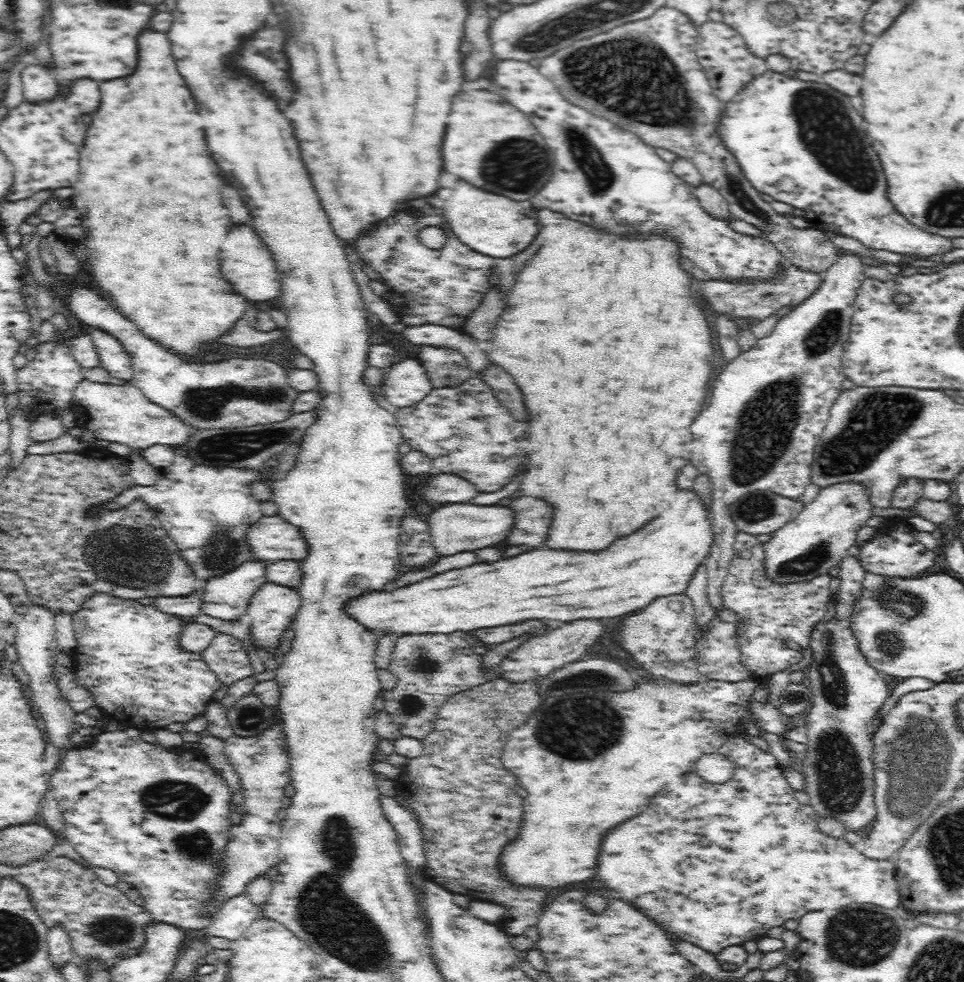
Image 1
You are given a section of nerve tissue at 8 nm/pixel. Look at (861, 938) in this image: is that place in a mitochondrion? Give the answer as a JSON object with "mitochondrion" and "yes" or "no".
{"mitochondrion":"yes"}

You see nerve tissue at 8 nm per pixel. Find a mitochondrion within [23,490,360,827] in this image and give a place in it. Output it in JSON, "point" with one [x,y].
{"point":[136,555]}

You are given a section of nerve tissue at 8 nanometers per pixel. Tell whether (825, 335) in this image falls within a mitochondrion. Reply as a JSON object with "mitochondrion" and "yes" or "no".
{"mitochondrion":"yes"}

